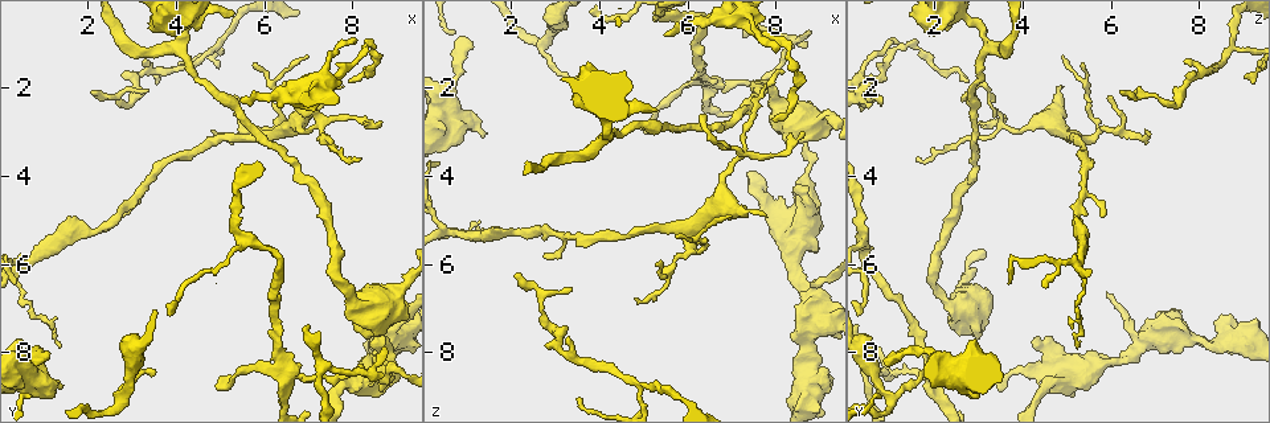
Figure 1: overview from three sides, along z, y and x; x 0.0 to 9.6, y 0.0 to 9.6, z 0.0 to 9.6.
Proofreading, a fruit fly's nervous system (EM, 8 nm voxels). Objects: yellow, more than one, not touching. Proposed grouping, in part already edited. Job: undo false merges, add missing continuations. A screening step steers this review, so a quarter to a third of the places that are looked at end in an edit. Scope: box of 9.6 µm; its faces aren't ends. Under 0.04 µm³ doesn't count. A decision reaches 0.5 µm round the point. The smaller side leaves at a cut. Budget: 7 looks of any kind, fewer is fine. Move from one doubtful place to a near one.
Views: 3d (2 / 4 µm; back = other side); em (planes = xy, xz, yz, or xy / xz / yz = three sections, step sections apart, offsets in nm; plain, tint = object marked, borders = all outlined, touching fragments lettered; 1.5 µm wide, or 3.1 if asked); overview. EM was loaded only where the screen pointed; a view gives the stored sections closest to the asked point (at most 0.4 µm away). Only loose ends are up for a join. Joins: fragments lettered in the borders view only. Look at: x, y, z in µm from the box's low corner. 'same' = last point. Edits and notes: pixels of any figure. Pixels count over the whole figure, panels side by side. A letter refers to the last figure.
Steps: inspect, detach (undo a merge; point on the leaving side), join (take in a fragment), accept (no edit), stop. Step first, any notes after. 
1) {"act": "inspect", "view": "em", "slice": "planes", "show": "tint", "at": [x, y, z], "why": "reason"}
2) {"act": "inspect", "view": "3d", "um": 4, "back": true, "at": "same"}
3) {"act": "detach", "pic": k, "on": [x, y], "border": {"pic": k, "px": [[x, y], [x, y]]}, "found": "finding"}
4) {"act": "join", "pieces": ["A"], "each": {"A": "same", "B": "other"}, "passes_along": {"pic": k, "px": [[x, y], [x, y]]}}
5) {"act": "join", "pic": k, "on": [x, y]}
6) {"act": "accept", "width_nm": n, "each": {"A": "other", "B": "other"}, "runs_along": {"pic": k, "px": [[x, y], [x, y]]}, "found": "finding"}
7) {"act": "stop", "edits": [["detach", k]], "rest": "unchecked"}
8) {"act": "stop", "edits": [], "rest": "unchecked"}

{"act": "inspect", "view": "em", "slice": "planes", "show": "borders", "at": [8.25, 8.50, 1.10], "why": "sharp bend"}

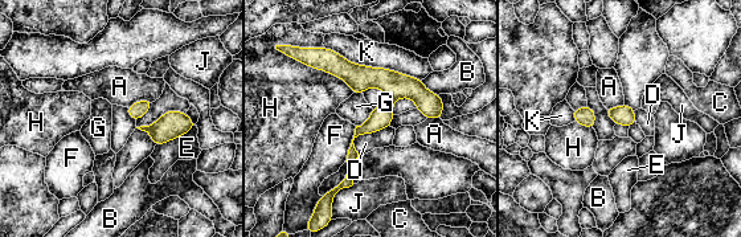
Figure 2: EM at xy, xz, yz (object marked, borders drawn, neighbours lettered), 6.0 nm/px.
{"act": "detach", "pic": 2, "on": [396, 85], "each": {"A": "other", "B": "other", "C": "other", "D": "other", "E": "other", "F": "other", "G": "other", "H": "other", "J": "other", "K": "other"}, "part_leaving": {"pic": 2, "px": [[315, 64], [412, 88], [438, 114]]}, "found": "two neurons meet here"}

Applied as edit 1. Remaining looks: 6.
{"act": "inspect", "view": "overview", "why": "redraw"}

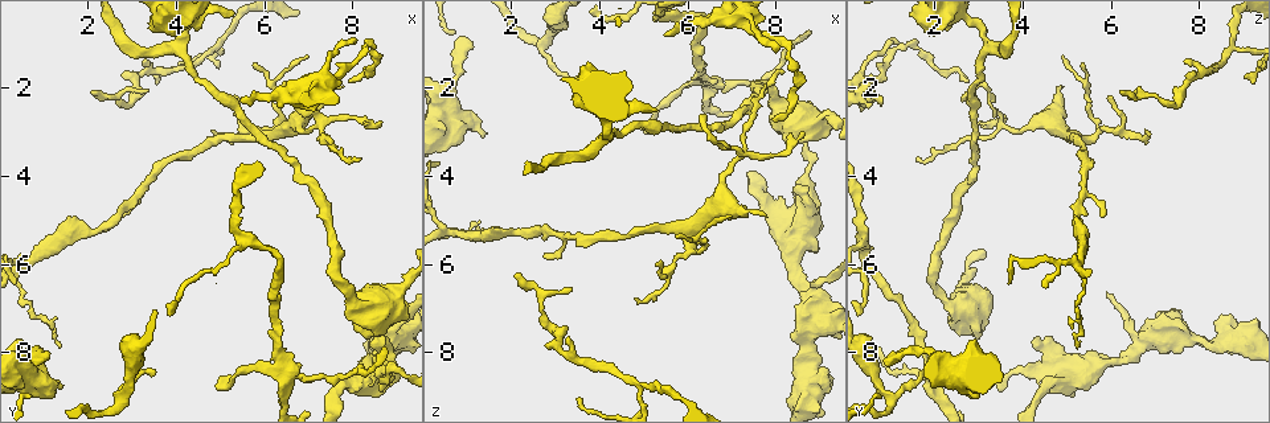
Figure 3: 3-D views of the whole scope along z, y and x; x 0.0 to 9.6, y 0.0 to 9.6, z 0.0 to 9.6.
{"act": "inspect", "view": "3d", "um": 4, "at": [1.40, 8.60, 3.05], "why": "an open end"}

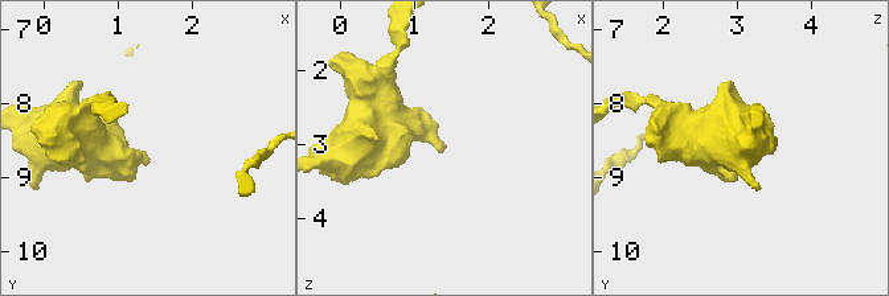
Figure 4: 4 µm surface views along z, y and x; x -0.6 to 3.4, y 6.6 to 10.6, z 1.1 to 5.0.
{"act": "inspect", "view": "em", "slice": "xy", "step": 4, "show": "tint", "at": [1.35, 8.65, 3.10]}

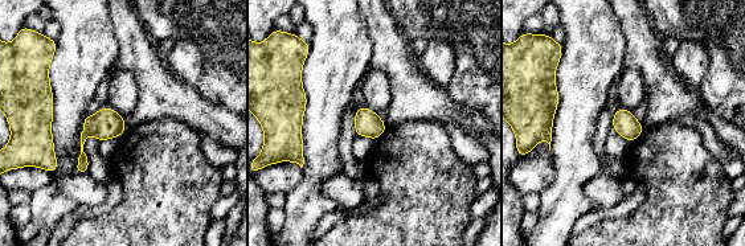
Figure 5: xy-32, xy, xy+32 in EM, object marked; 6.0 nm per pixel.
{"act": "inspect", "view": "em", "slice": "planes", "show": "borders", "at": "same"}

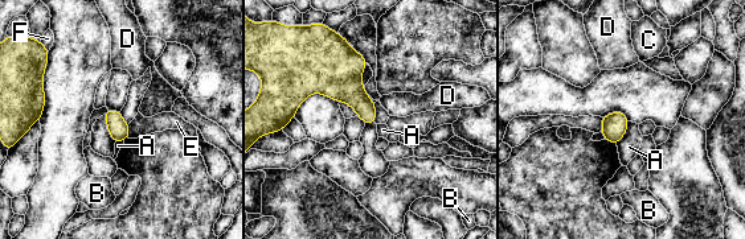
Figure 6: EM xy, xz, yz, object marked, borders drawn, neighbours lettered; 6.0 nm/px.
{"act": "accept", "each": {"A": "other", "B": "other", "C": "other", "D": "other", "E": "other", "F": "other"}, "border": {"pic": 6, "px": [[629, 122], [626, 134], [615, 144]]}, "found": "none of them fits"}

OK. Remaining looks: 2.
{"act": "inspect", "view": "em", "slice": "xz", "step": 4, "show": "tint", "at": [7.05, 2.95, 3.65], "why": "abrupt turn"}

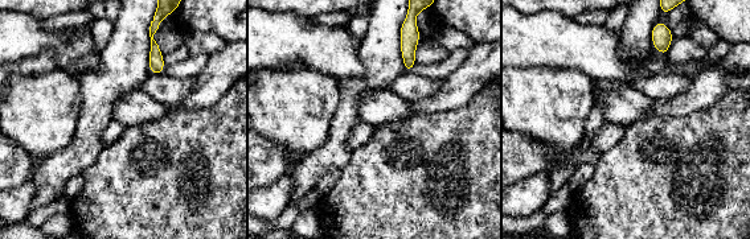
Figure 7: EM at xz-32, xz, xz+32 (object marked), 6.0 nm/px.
{"act": "inspect", "view": "em", "slice": "xz", "step": 4, "show": "borders", "at": "same", "why": "see the neighbours"}

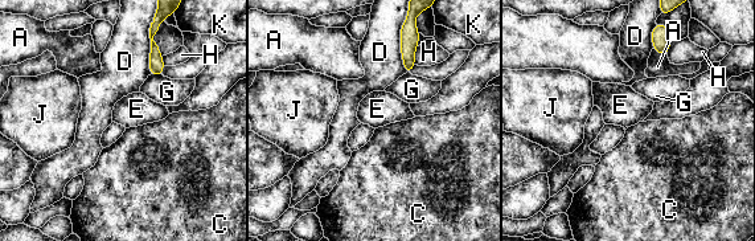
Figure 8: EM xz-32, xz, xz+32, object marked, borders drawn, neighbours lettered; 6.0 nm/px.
{"act": "accept", "each": {"A": "other", "C": "other", "D": "other", "E": "other", "G": "other", "H": "other", "J": "other", "K": "other"}, "border": {"pic": 8, "px": [[151, 41], [148, 74]]}, "found": "continuous, no second neuron"}

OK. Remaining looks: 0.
{"act": "stop", "edits": [["detach", 2]], "rest": "unchecked"}

